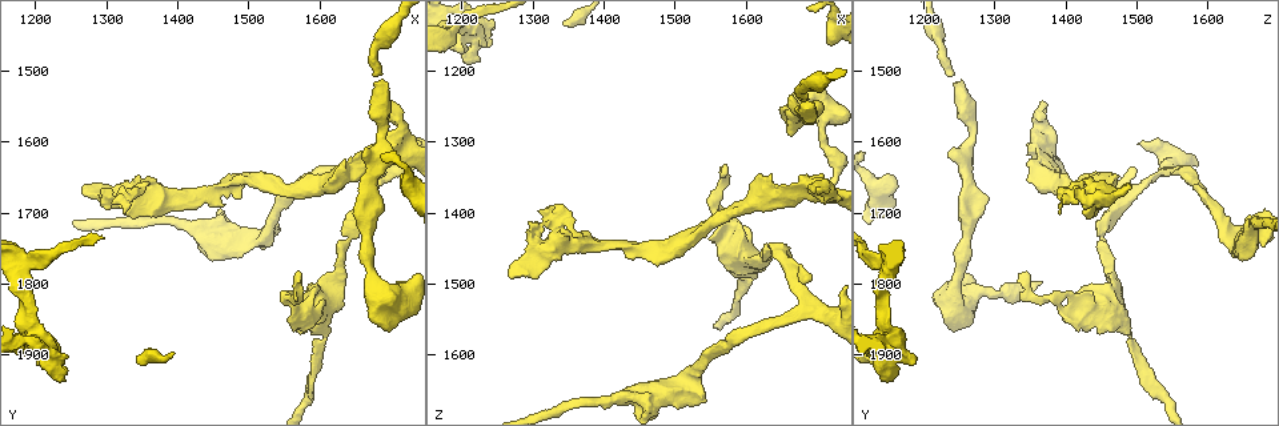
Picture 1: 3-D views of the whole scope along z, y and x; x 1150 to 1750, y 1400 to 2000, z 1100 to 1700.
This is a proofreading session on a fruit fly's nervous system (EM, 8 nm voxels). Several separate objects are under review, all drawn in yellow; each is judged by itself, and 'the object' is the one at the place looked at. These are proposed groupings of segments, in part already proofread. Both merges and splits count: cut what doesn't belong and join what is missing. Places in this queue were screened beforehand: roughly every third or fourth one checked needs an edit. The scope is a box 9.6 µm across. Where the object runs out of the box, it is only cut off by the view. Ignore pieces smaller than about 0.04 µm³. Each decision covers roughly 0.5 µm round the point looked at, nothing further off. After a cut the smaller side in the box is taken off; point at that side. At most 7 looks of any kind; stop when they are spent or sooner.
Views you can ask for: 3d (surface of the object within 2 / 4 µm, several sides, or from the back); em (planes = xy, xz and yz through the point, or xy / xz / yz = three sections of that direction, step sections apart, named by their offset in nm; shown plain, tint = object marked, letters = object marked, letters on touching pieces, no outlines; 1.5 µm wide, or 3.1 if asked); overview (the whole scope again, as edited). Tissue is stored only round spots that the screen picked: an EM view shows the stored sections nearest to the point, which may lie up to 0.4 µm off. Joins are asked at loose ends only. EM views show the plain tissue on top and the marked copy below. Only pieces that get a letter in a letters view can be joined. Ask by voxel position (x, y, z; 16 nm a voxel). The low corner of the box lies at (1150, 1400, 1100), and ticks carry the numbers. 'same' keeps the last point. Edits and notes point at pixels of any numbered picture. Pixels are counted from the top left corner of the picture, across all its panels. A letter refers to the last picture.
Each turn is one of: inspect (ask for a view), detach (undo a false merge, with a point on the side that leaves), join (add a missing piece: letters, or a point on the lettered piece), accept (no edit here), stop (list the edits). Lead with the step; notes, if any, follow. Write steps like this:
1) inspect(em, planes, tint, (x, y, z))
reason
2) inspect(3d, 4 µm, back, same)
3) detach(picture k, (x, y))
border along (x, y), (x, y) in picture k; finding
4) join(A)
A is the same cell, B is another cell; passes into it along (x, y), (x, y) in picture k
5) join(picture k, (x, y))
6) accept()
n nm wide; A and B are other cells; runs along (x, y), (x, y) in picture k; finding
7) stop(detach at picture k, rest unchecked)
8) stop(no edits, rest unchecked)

inspect(em, planes, letters, (1565, 1835, 1390))
abrupt turn

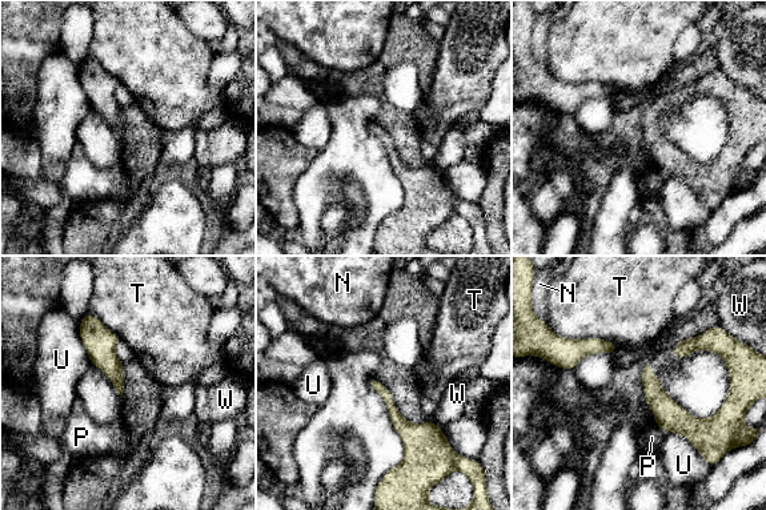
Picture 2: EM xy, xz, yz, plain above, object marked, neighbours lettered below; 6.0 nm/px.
accept()
70 nm wide; N, P, T, U and W are other cells; runs along (373, 381), (394, 417), (434, 445) in picture 2; continuous, no second cell

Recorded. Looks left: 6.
inspect(3d, 2 µm, back, (1690, 1515, 1250))
branch stops here

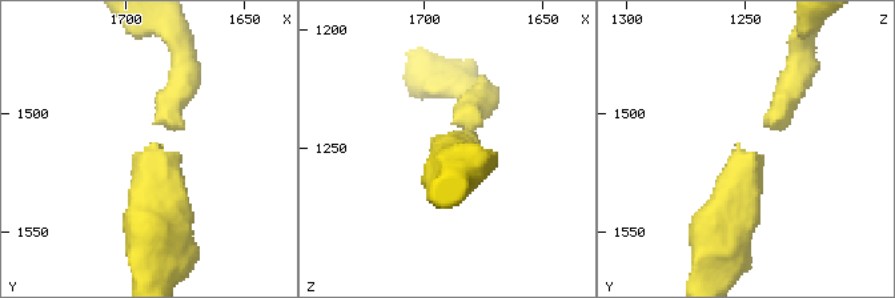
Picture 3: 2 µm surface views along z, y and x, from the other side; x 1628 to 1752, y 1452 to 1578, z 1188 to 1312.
inspect(em, planes, letters, (1685, 1513, 1251))
need the tissue

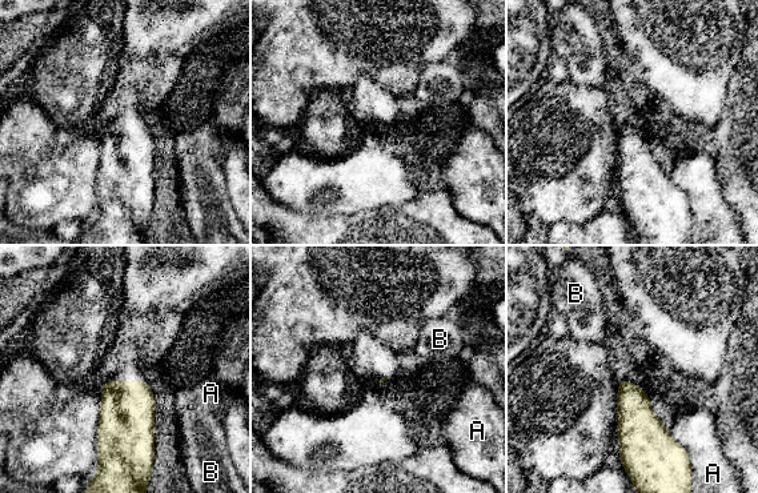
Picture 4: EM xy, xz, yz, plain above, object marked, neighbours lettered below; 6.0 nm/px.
accept()
A touches over 160 nm; A and B are other cells; border along (668, 429), (669, 435), (684, 448) in picture 4; no lettered piece goes on from it

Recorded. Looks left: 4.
inspect(3d, 4 µm, (1355, 1715, 1670))
thin neck

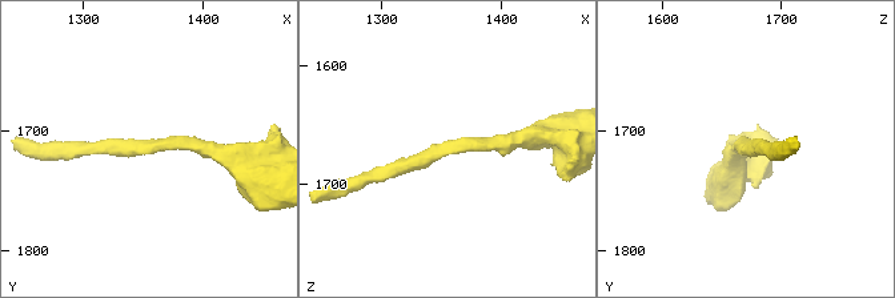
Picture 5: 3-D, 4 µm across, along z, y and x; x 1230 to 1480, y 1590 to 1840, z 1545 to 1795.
inspect(em, planes, tint, (1356, 1714, 1666))
arms of 200, 220 nm; need the tissue

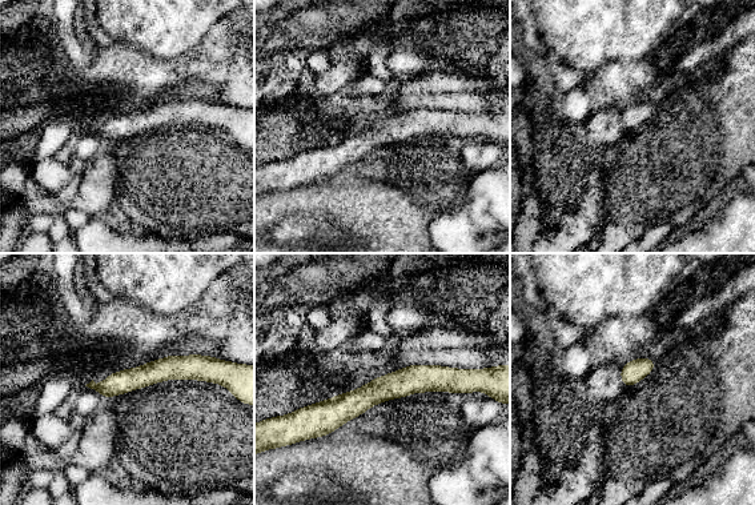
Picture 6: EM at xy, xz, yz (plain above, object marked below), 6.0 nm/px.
inspect(em, planes, letters, same)
what lies round it

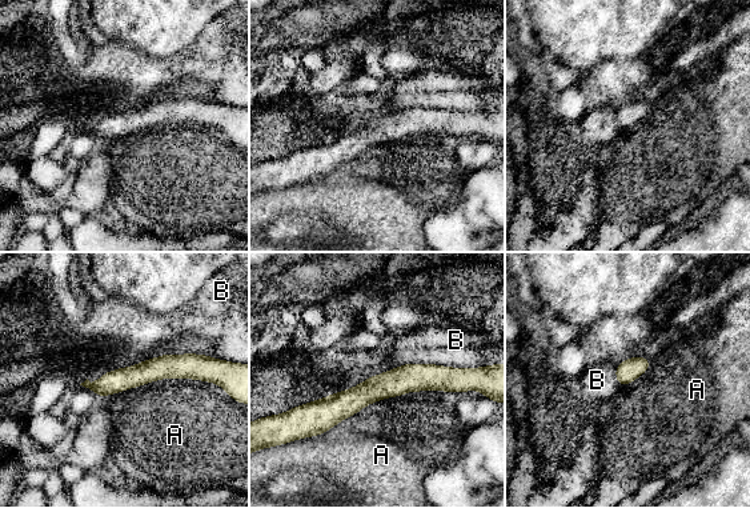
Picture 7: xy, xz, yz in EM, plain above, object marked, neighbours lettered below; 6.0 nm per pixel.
accept()
140 nm wide; A touches over 950 nm; A and B are other cells; one cell here

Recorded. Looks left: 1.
stop(no edits, rest unchecked)

